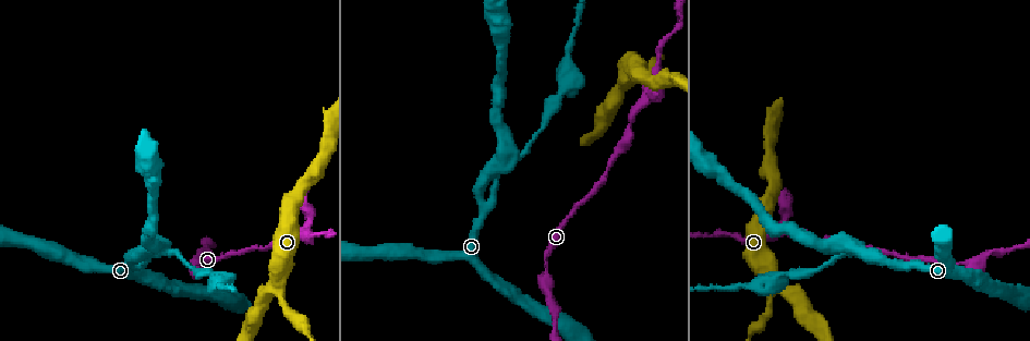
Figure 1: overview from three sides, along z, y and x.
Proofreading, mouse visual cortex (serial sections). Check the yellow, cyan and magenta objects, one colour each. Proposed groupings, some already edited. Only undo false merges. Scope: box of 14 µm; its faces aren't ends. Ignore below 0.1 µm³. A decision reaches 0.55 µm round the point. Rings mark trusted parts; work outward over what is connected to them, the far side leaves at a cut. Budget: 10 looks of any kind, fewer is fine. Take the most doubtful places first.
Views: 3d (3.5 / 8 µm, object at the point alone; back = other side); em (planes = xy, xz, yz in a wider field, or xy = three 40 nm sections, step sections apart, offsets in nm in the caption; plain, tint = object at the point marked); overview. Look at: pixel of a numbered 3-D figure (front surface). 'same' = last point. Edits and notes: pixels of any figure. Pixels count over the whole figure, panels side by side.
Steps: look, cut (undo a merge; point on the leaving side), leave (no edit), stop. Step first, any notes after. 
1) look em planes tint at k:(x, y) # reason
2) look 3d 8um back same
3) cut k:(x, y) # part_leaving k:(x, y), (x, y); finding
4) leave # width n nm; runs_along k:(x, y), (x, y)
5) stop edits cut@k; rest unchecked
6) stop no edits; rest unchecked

look 3d 3.5um at 1:(642, 99) # three arms meet

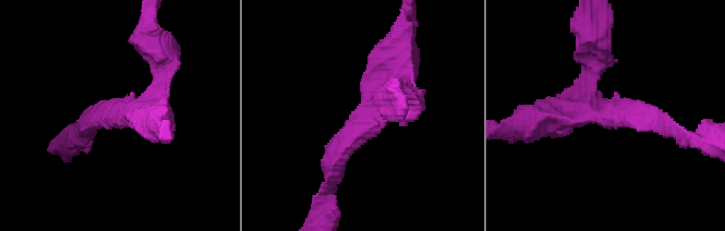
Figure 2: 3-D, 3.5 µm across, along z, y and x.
look em xy step 3 tint at 2:(121, 111) # arms 3; arm_widths 250, 300, 300 nm; now the EM

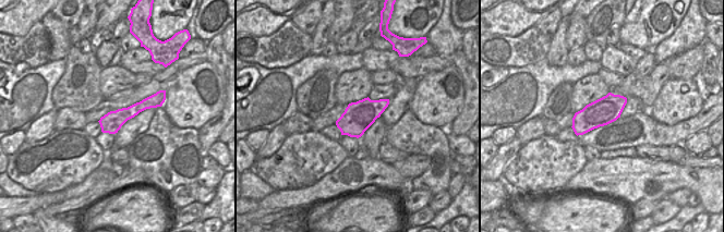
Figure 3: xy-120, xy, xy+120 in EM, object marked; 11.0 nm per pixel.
leave # runs_along 3:(158, 104), (137, 107), (104, 129); continuous, no second cell

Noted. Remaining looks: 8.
look 3d 3.5um at 1:(498, 164)

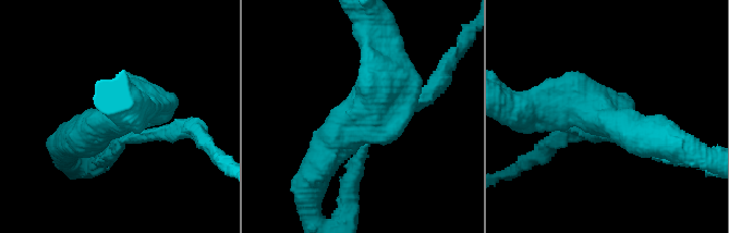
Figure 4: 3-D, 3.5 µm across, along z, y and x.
leave # runs_along 4:(318, 164), (375, 103), (379, 52); one cell here

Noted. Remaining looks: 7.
look 3d 8um at 1:(564, 87) # narrows sharply

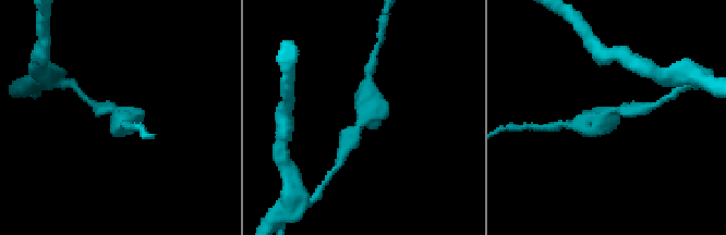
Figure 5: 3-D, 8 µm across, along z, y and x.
look em xy step 1 tint at 5:(368, 119) # need the tissue

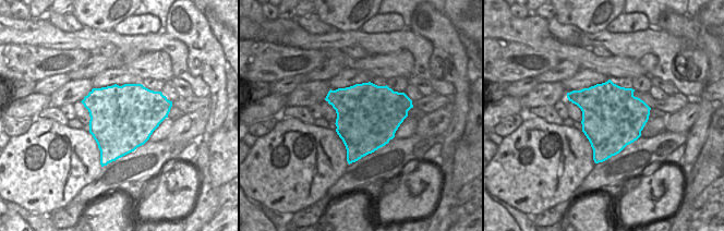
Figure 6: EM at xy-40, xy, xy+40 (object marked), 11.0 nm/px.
leave # runs_along 5:(353, 133), (371, 112), (370, 79); all the same cell

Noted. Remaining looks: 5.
look 3d 3.5um back at 1:(550, 302) # a narrow waist

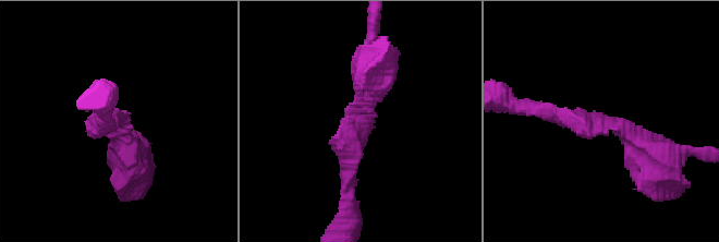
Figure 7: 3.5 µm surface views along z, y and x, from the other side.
look em planes tint at 7:(605, 124) # arm_widths 200, 450 nm; need the tissue

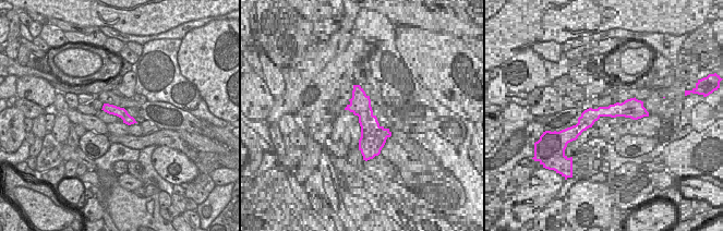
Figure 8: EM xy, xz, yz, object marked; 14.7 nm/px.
look em xy step 3 tint same

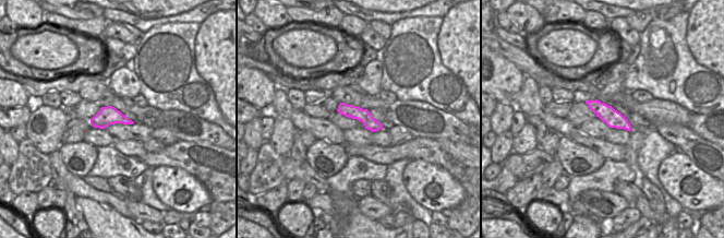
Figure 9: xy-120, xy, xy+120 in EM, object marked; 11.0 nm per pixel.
leave # runs_along 9:(590, 103), (627, 127); all the same cell

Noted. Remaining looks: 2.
stop no edits; rest unchecked

